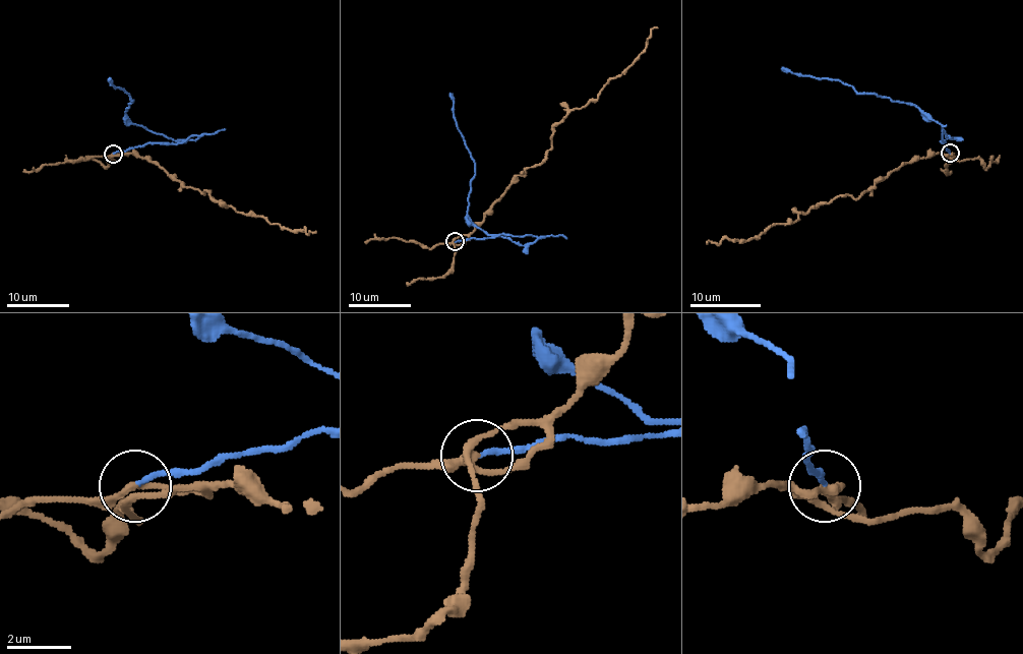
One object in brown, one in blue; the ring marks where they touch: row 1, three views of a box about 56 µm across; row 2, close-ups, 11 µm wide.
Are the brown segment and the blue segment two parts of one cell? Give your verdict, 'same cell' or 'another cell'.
another cell

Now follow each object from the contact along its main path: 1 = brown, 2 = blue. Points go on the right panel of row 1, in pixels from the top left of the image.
1: (949, 154), (913, 157), (856, 198), (820, 203), (798, 219), (773, 223), (746, 240), (708, 240)
2: (949, 154), (946, 141), (940, 141), (944, 132), (954, 137), (913, 106), (858, 94), (834, 79), (780, 68)

